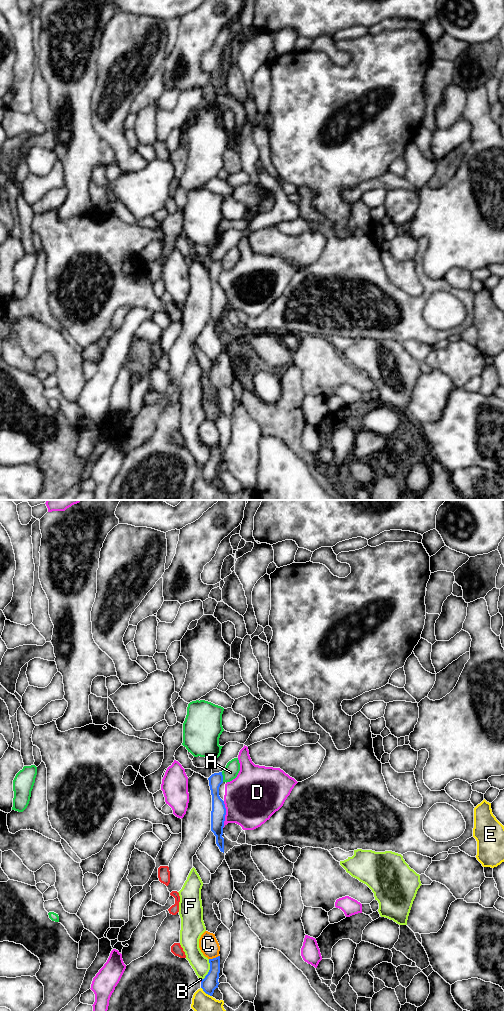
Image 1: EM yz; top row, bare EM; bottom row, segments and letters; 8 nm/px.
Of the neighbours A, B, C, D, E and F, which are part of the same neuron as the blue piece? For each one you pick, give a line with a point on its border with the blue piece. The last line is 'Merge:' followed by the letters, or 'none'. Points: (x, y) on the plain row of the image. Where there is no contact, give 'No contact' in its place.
Merge: none

